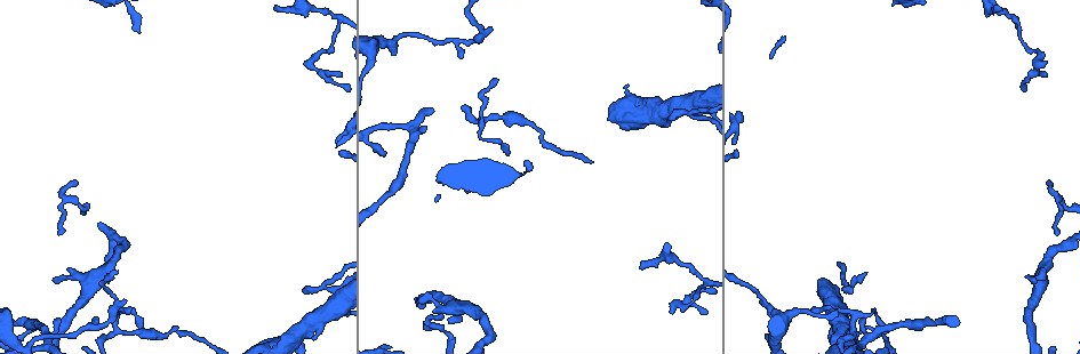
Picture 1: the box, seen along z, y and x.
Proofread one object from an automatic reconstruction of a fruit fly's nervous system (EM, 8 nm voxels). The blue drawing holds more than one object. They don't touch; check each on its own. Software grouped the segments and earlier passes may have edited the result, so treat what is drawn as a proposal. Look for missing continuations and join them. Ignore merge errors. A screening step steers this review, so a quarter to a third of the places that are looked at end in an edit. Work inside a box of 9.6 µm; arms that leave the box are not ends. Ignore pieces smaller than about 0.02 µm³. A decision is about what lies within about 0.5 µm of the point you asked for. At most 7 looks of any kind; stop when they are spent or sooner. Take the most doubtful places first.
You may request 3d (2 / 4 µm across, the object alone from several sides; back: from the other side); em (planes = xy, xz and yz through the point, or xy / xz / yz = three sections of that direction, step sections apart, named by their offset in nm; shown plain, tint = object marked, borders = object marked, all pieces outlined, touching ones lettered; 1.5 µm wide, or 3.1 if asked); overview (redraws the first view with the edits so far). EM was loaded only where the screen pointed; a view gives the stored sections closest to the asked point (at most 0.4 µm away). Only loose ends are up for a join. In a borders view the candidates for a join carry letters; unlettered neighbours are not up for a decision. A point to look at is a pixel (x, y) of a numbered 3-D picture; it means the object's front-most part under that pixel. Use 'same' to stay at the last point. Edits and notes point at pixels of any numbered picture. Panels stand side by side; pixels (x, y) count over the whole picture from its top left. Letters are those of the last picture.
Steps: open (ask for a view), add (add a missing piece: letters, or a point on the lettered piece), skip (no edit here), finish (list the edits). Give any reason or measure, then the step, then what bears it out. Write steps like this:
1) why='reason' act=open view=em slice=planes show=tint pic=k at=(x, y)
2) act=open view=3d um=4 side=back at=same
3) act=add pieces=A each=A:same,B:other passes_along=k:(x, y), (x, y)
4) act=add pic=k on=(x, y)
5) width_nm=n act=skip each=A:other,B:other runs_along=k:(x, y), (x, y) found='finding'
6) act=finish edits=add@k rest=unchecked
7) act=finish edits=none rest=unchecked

why='an open end' act=open view=em slice=xz step=4 show=borders pic=1 at=(1032, 280)

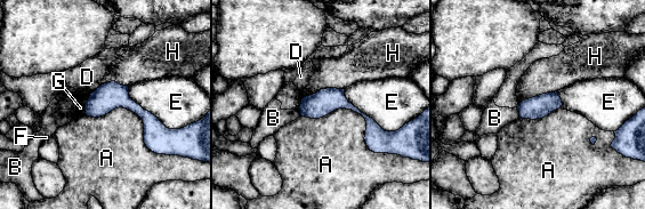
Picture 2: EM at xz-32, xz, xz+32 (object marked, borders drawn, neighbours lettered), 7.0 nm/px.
why='another direction' act=open view=em slice=planes show=borders at=same

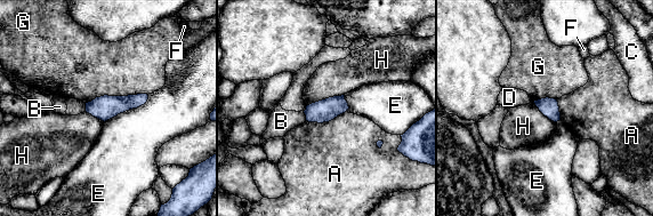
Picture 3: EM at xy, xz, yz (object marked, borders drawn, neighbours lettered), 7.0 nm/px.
act=skip each=A:other,B:other,C:other,D:other,E:other,F:other,G:other,H:other border=3:(344, 94), (329, 96), (306, 106) found='no lettered piece goes on from it'

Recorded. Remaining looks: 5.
why='thin end' act=open view=em slice=planes show=borders pic=1 at=(60, 322)

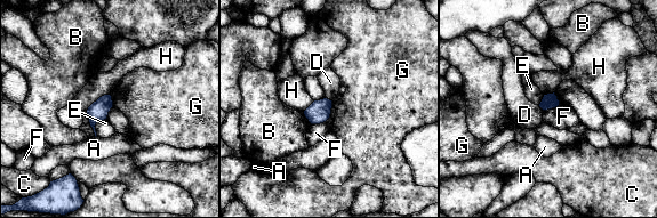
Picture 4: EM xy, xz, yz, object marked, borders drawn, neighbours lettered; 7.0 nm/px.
act=skip each=A:other,B:other,C:other,D:other,E:other,F:other,G:other,H:other border=4:(333, 105), (325, 121), (311, 124) found='none of them fits'

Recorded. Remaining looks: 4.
why='branch stops here' act=open view=em slice=planes show=tint pic=1 at=(496, 79)

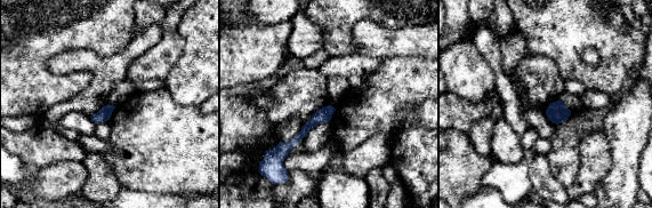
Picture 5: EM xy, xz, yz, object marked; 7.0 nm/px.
act=open view=em slice=planes show=borders at=same

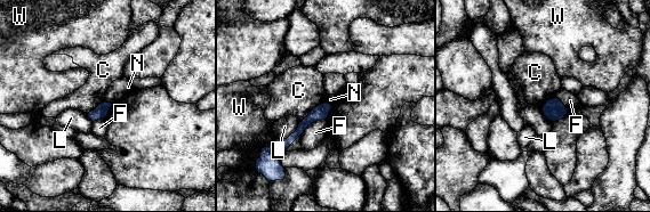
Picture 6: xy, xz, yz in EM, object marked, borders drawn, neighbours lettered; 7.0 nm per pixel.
width_nm=90 longest_contact=C:240nm act=skip each=C:other,F:other,L:other,N:other,W:other found='none of them fits'

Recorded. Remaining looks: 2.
act=finish edits=none rest=unchecked

